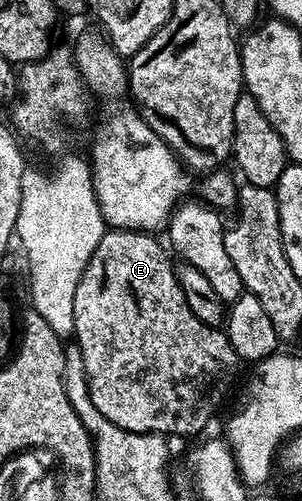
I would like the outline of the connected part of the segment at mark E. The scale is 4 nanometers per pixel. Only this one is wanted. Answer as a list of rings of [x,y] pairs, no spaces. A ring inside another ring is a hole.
[[[110,229],[99,240],[83,276],[79,276],[79,288],[75,288],[75,324],[72,337],[82,353],[83,368],[86,370],[86,380],[89,382],[91,401],[112,424],[119,424],[127,432],[136,434],[197,434],[213,418],[217,405],[225,398],[233,377],[237,374],[239,359],[235,348],[231,348],[229,335],[224,329],[203,324],[191,308],[187,308],[187,300],[183,296],[183,288],[179,288],[179,280],[174,259],[169,259],[170,251],[156,242],[152,233],[143,230]]]

